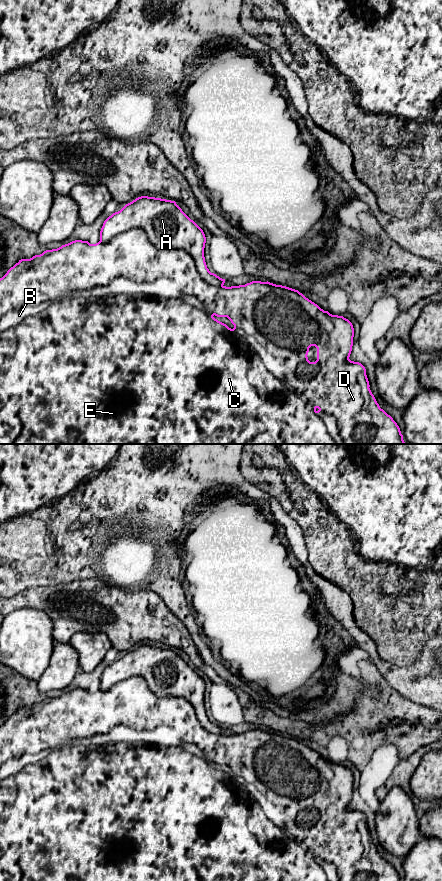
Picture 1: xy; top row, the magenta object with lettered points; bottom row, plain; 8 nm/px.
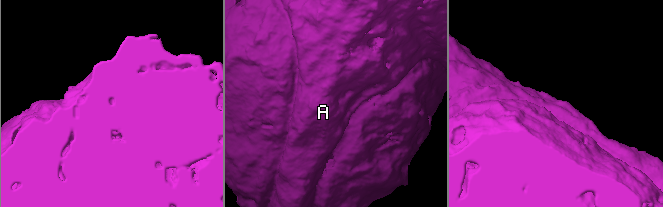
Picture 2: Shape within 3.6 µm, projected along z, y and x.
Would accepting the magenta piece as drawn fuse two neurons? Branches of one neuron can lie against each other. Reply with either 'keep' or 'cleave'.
cleave

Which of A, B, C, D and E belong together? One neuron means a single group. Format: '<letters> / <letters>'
A / B C D E

